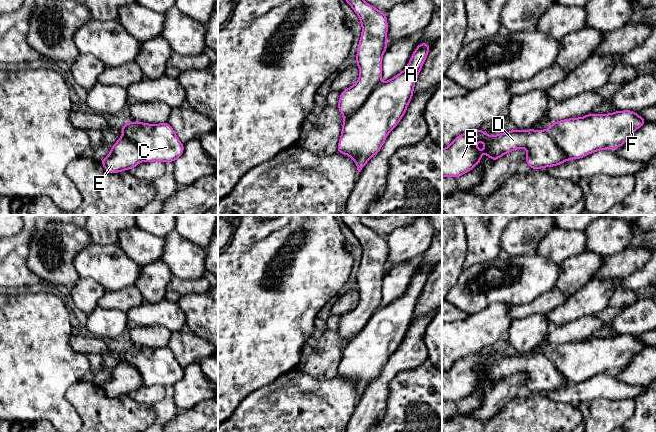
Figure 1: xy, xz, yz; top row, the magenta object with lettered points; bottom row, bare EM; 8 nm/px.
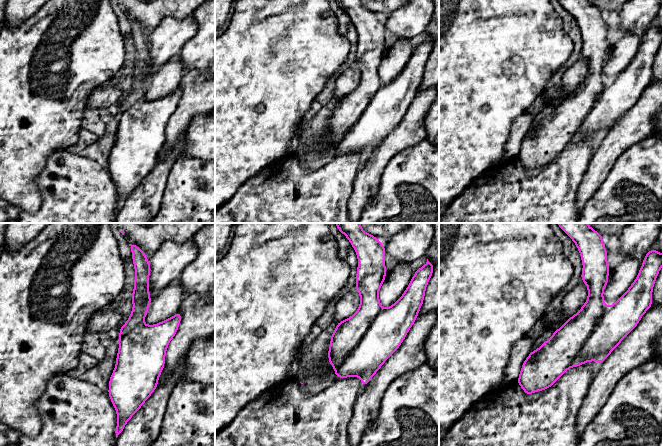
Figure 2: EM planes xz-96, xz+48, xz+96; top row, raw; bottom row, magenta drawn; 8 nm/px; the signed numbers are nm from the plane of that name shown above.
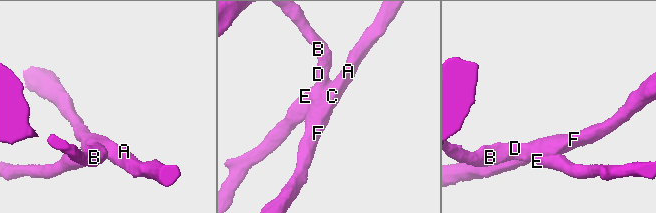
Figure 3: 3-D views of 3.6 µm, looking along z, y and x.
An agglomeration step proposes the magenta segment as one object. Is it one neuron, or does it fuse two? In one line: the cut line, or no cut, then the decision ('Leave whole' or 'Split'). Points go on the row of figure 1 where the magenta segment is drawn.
No split. Leave whole

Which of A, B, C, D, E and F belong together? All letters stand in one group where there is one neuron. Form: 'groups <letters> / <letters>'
groups A B C D E F

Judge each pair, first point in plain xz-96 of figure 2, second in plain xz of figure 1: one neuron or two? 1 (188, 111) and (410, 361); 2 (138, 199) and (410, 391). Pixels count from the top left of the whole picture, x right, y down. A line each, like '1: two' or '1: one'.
1: two
2: two

